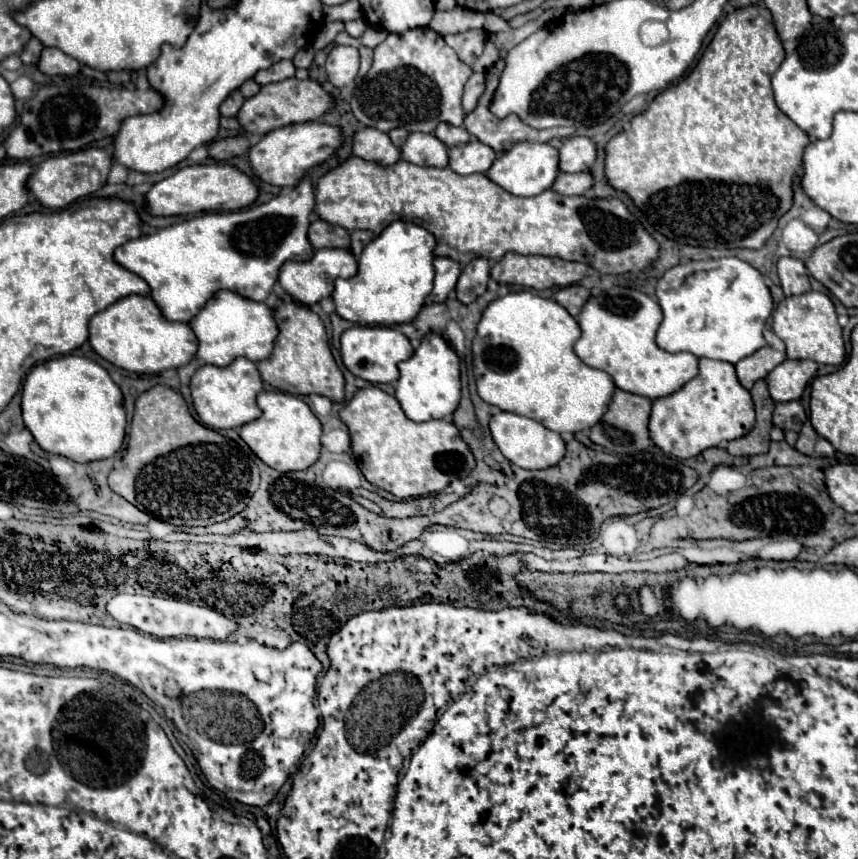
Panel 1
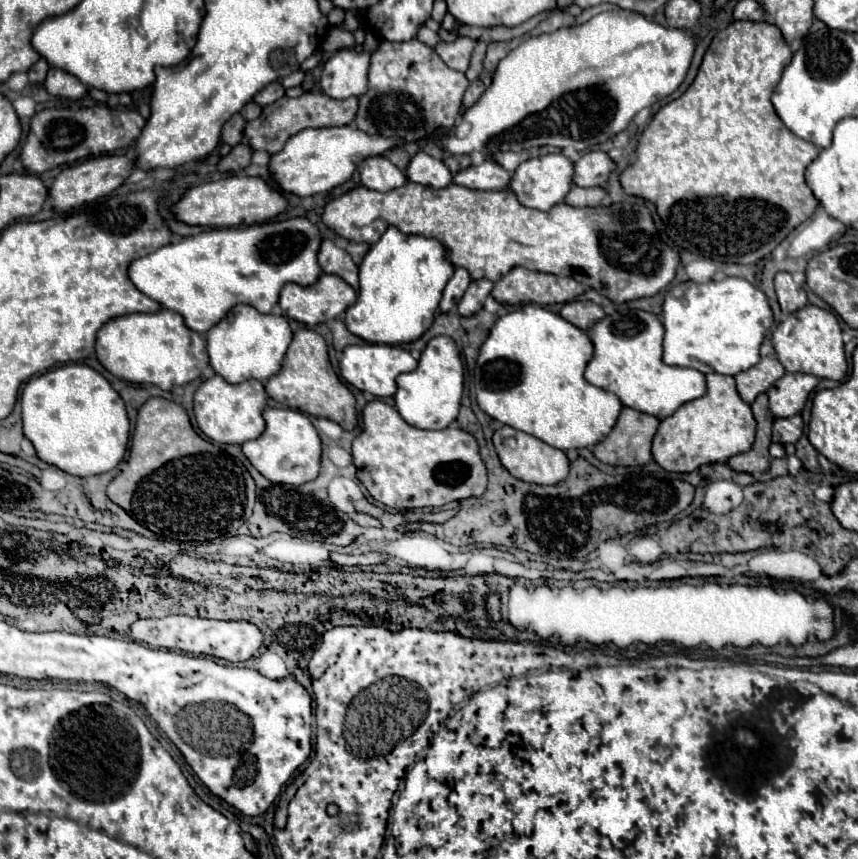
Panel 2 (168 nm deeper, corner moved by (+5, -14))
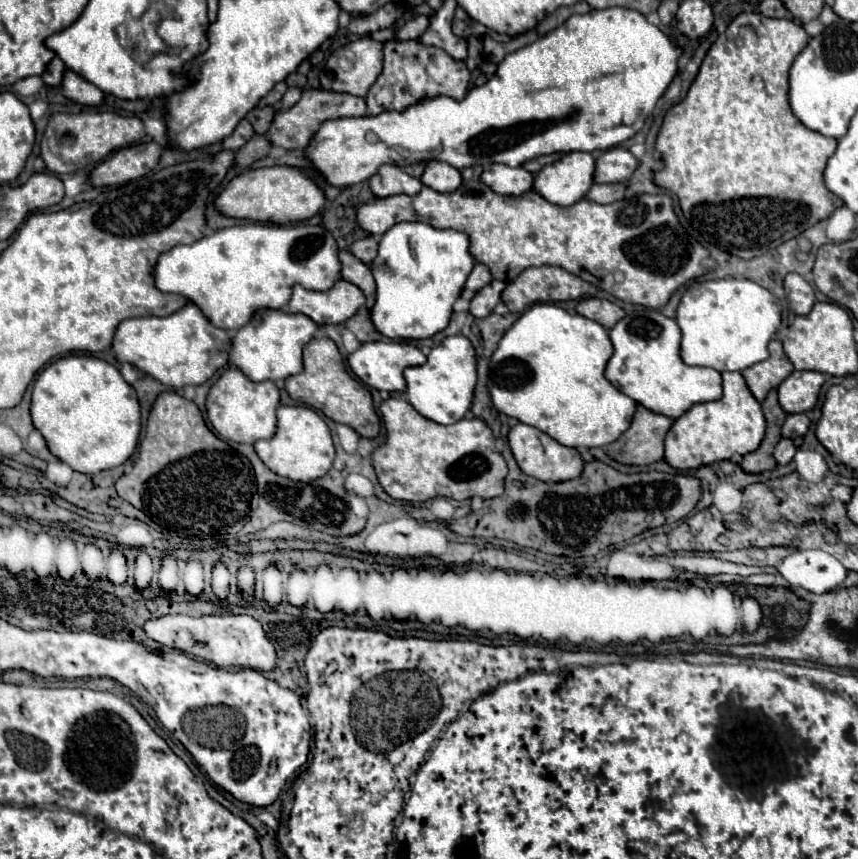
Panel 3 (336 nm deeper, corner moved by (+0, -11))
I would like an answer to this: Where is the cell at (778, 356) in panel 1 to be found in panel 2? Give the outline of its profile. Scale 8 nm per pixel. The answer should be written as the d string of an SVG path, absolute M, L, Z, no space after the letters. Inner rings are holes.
M770 338L764 340L764 344L760 348L760 356L762 356L762 360L756 366L734 376L738 394L746 404L752 404L758 394L766 392L778 378L782 378L786 374L784 366L776 358L776 350L774 350Z

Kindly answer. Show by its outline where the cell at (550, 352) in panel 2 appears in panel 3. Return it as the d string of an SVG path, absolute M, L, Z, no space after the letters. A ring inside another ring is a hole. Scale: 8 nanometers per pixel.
M535 303L505 331L489 363L489 395L497 411L531 425L565 447L603 447L613 443L629 425L637 403L615 389L605 377L605 365L613 355L609 333L599 323L571 315L551 303Z

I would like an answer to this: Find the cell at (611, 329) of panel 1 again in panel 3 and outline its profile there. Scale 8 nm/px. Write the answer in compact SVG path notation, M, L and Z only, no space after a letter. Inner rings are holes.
M627 305L627 315L609 329L609 337L613 355L605 367L605 379L649 411L677 419L691 405L721 397L721 373L709 367L689 367L681 361L681 329L675 319L649 307Z

